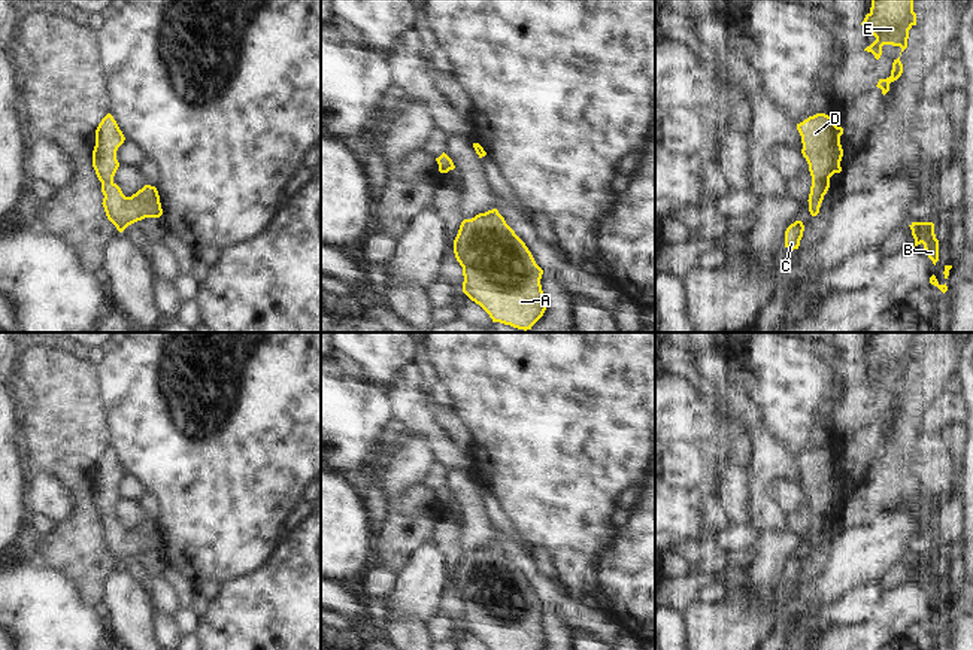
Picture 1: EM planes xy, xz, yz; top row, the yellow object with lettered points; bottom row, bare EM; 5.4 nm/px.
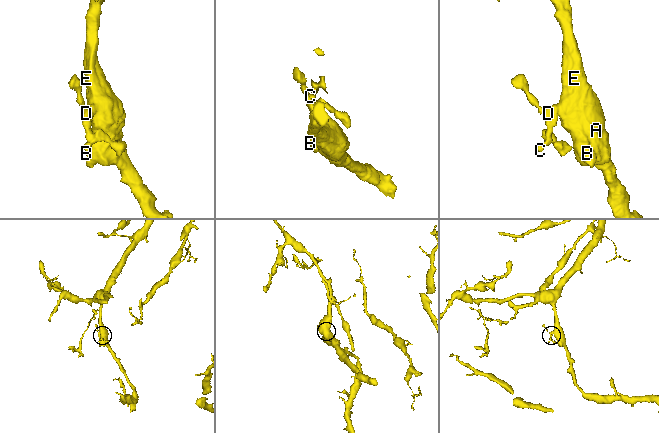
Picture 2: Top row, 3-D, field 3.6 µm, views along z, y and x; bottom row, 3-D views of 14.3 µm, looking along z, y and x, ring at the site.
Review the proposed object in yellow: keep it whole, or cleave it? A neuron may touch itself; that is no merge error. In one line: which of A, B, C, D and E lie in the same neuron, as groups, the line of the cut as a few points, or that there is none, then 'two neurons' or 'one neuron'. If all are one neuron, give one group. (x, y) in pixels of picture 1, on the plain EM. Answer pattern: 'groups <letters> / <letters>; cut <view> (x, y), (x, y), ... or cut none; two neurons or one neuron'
groups A B C D E; cut none; one neuron

